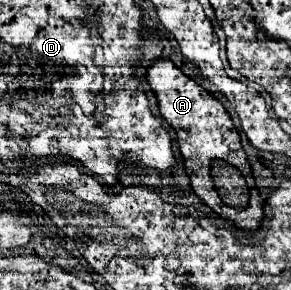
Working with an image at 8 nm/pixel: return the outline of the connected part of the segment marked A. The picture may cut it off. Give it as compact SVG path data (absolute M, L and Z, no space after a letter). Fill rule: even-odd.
M165 58L155 60L147 68L147 76L145 78L147 78L151 90L155 92L157 102L159 102L159 114L177 132L177 144L179 144L181 156L185 160L185 172L191 178L193 192L209 208L213 208L221 218L233 220L235 226L239 226L243 230L257 230L263 214L249 214L249 212L263 212L263 200L261 200L261 196L257 192L255 192L255 204L251 200L247 200L247 206L245 208L231 208L231 206L223 204L223 200L219 196L219 192L225 194L225 190L233 190L233 188L245 186L245 180L247 180L249 186L253 186L251 166L247 162L245 150L243 150L241 140L239 140L239 134L237 134L237 130L235 130L235 126L231 122L231 116L227 114L227 110L223 108L223 104L219 100L215 100L195 80L191 80L189 76L185 76L171 60L165 60ZM215 158L219 158L219 162ZM211 160L215 160L215 162L211 164ZM221 160L225 160L225 162L221 162Z

